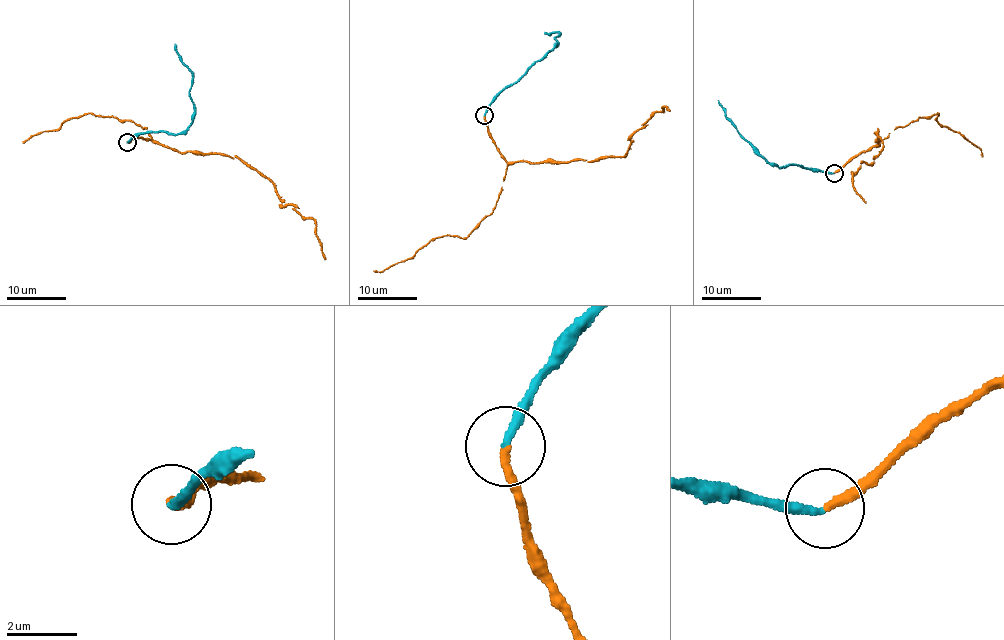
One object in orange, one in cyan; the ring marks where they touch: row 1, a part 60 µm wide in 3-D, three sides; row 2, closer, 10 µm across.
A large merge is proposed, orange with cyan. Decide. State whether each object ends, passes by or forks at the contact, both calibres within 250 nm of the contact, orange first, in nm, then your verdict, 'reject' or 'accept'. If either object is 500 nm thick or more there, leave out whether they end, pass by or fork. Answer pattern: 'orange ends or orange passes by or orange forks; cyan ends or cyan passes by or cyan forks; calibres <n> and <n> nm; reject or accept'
orange ends; cyan ends; calibres 240 and 220 nm; accept

